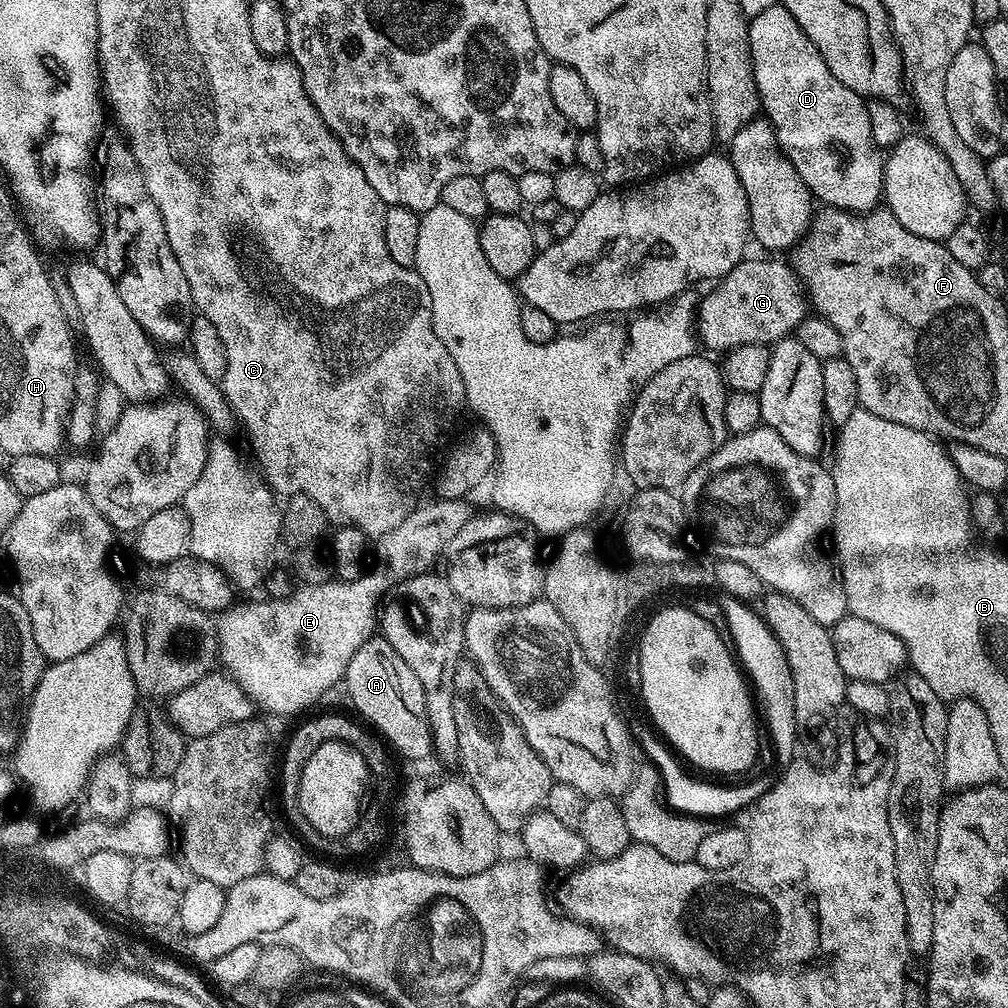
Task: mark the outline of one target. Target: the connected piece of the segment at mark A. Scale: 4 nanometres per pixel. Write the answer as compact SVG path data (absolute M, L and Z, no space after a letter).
M373 638L358 646L354 658L350 658L350 666L344 672L343 683L348 684L348 696L353 706L393 749L396 747L408 760L433 755L432 726L428 721L422 682L418 680L418 674L414 674L414 670L398 658L398 650L394 650L390 642Z

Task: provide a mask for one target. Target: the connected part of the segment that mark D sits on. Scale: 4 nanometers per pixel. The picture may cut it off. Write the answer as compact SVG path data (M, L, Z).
M774 2L769 8L762 10L762 14L749 19L748 33L750 34L750 58L754 66L754 82L758 86L758 94L760 95L760 107L763 115L776 129L776 137L781 150L784 151L784 157L792 163L794 170L798 170L802 182L806 182L806 186L812 191L813 197L819 203L821 200L821 205L830 208L841 208L843 212L857 214L871 212L873 208L881 203L884 195L884 162L886 156L874 142L874 134L870 134L870 114L868 113L865 97L860 96L854 90L850 90L850 86L842 86L842 82L838 82L838 78L834 78L834 74L830 74L830 66L826 66L822 54L818 54L818 46L814 46L814 42L810 42L810 38L806 38L802 26L798 26L798 22L794 22L794 14L790 14L790 10L786 10L778 2Z

